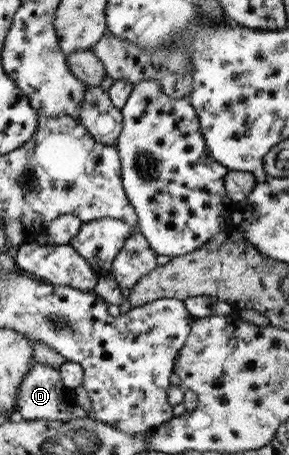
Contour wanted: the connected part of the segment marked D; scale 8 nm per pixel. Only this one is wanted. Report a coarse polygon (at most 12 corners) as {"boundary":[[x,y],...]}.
{"boundary":[[35,361],[19,385],[21,420],[72,421],[76,404],[58,369]]}

